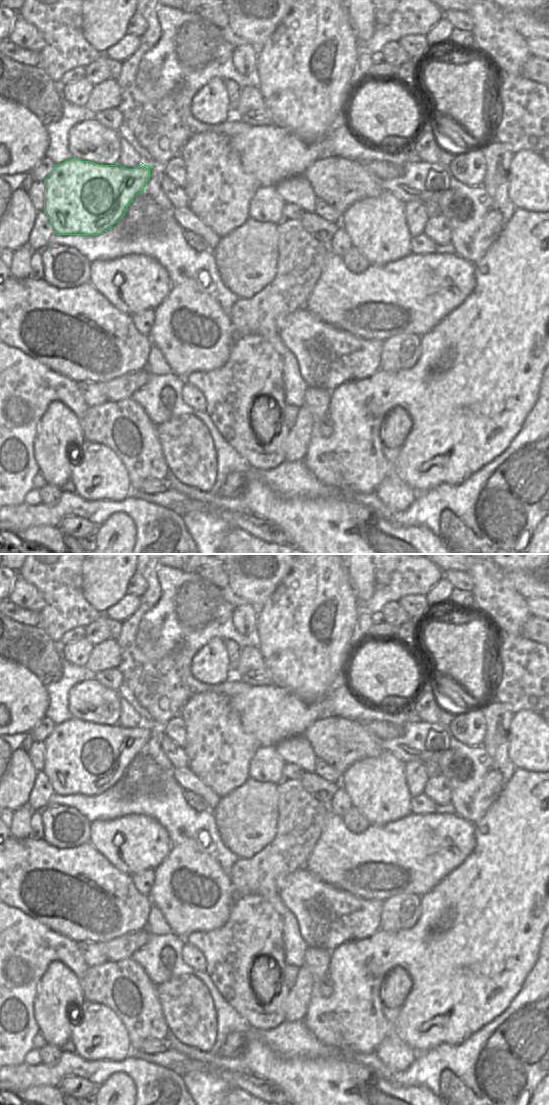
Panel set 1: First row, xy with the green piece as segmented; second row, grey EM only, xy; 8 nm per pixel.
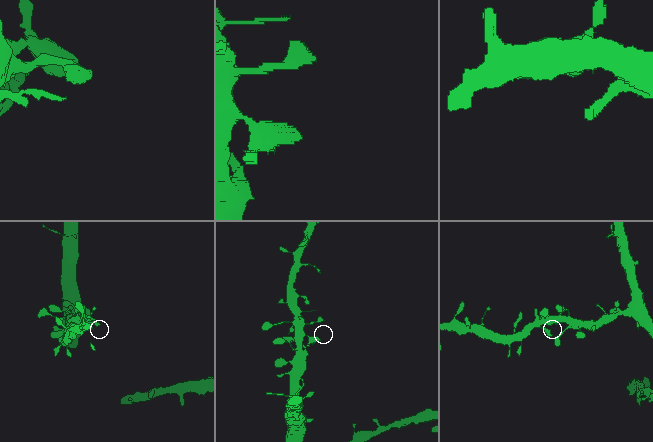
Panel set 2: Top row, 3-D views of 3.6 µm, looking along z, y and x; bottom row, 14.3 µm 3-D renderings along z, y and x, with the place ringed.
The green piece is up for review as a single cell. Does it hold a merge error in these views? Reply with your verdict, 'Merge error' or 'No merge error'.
No merge error

